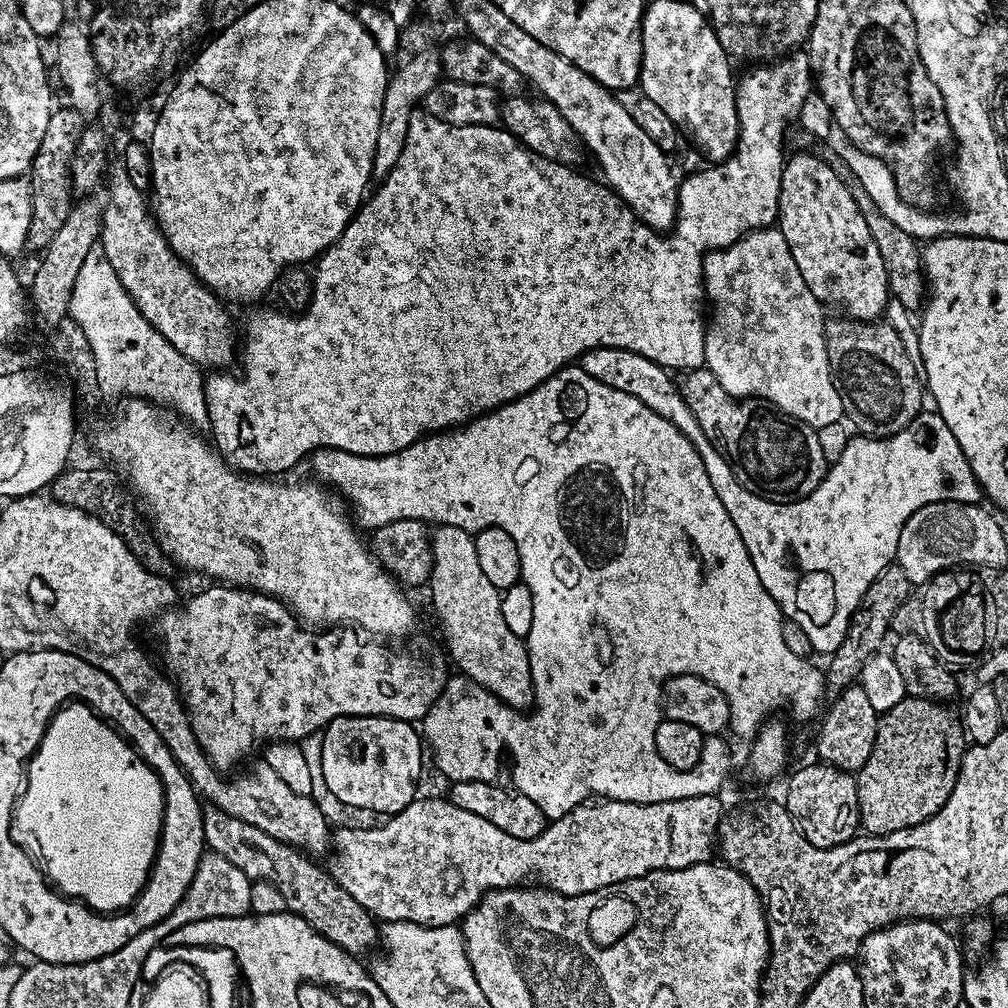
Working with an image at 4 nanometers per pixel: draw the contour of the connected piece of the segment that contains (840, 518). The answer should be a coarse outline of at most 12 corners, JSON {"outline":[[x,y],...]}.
{"outline":[[585,352],[662,414],[812,651],[846,638],[914,510],[980,484],[939,412],[857,434],[809,496],[767,500],[702,434],[669,369]]}

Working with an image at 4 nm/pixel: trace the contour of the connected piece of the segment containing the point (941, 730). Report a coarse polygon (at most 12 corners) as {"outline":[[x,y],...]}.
{"outline":[[905,695],[855,773],[885,836],[950,798],[966,751],[947,703]]}

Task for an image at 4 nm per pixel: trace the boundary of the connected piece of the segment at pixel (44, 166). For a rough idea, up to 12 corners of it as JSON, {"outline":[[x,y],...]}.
{"outline":[[57,107],[30,169],[26,244],[47,248],[70,214],[83,117]]}

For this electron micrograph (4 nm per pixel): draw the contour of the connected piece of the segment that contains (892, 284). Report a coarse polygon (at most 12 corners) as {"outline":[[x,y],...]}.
{"outline":[[839,155],[826,159],[866,218],[886,266],[891,297],[924,304],[916,238],[882,214]]}

